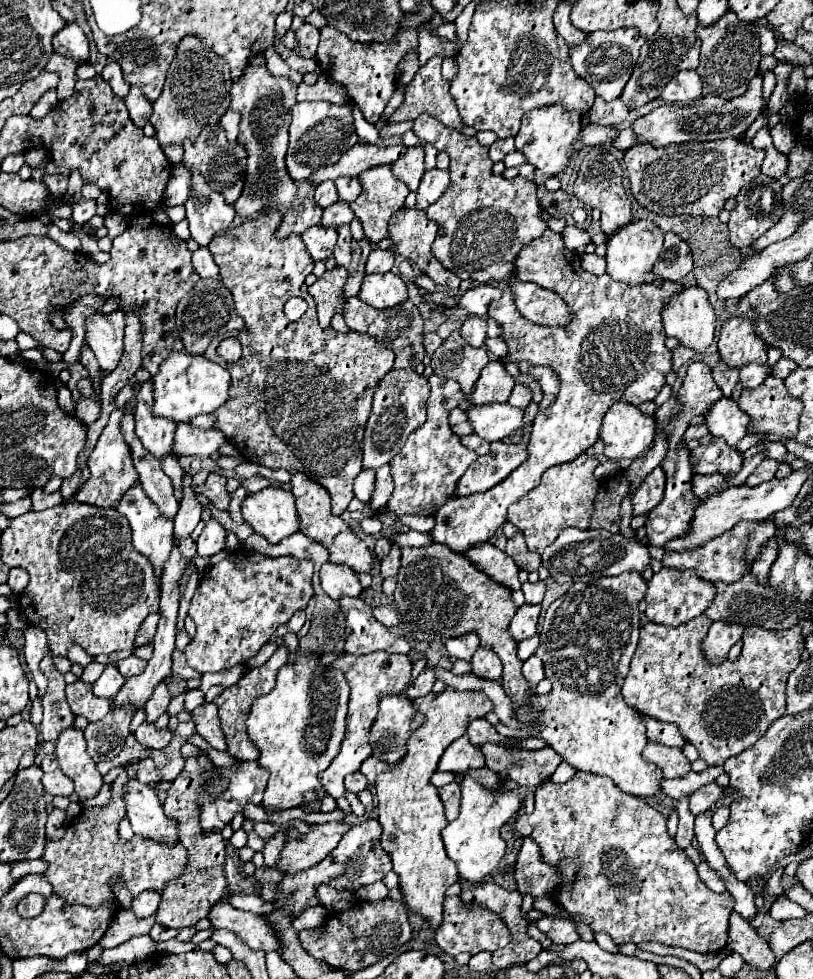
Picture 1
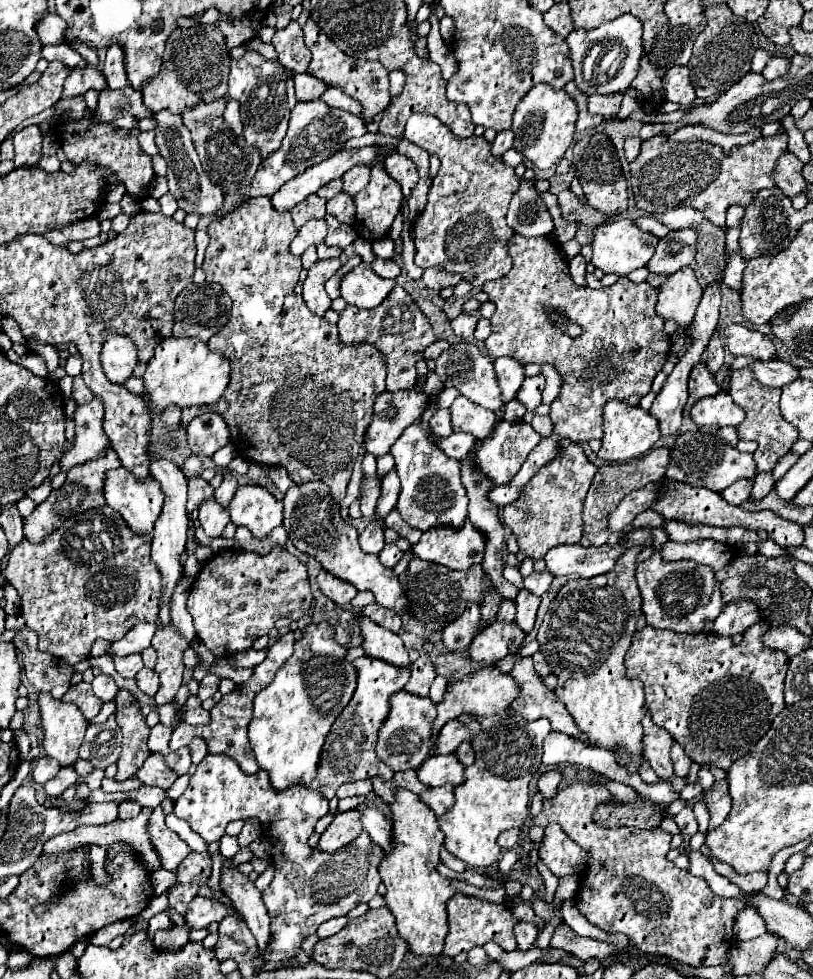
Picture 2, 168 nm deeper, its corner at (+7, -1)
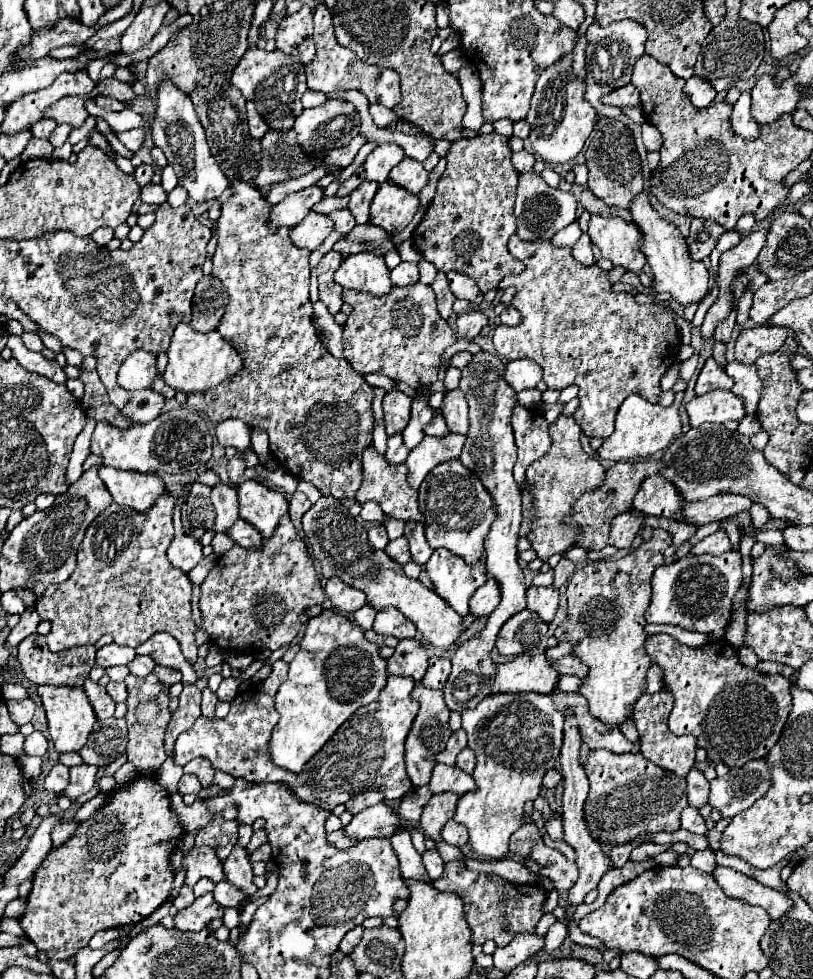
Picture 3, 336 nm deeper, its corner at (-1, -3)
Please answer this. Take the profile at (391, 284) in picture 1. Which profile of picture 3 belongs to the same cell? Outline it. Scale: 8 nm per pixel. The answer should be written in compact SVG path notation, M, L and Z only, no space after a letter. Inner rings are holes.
M360 252L346 256L334 274L336 284L342 288L352 288L360 292L370 292L374 296L384 296L390 292L390 268L382 256Z

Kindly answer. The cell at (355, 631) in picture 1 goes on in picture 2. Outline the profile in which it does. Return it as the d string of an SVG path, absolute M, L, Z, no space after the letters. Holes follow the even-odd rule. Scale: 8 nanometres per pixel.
M354 614L354 616L358 618L360 636L364 638L362 640L362 650L368 656L386 660L386 662L390 662L394 666L408 666L410 664L408 652L406 652L404 642L400 640L398 634L394 634L394 632L382 628L382 626L376 626L374 622L370 622L362 614Z

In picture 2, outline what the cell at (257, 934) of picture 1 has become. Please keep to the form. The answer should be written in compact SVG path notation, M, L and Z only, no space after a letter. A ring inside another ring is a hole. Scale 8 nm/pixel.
M198 896L194 898L194 902L190 902L184 920L190 928L208 928L212 922L222 922L226 916L228 916L226 904Z

